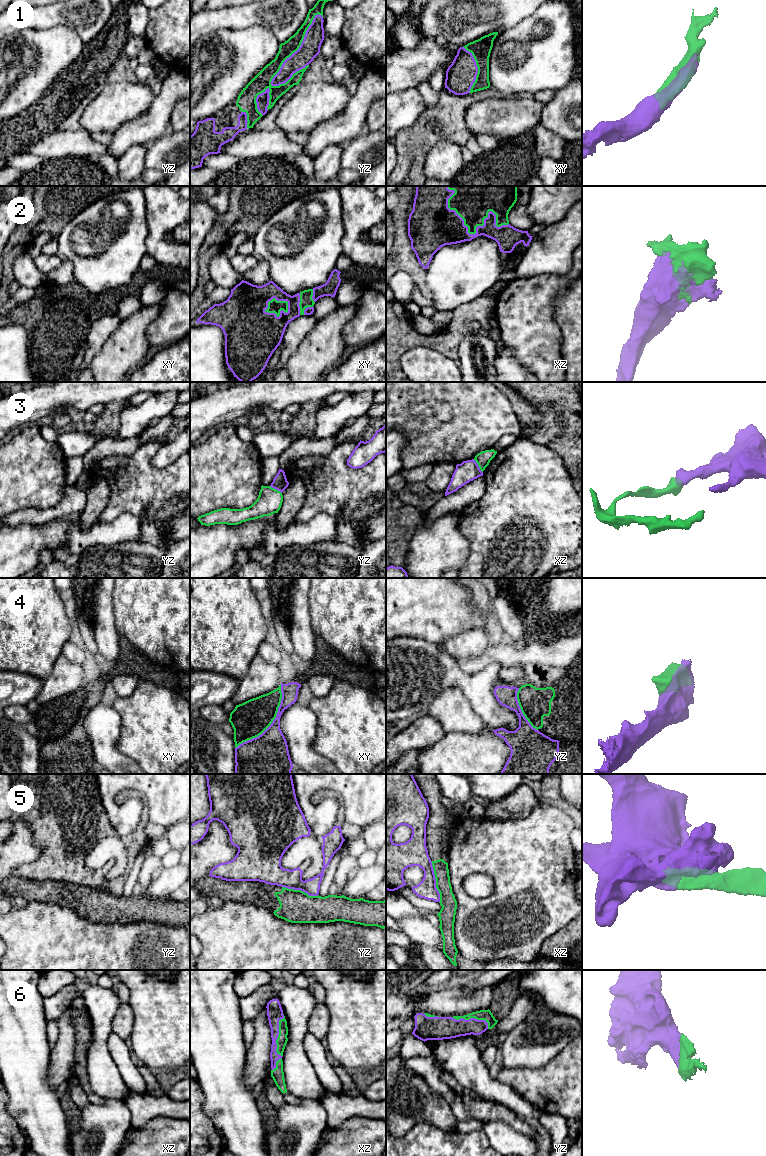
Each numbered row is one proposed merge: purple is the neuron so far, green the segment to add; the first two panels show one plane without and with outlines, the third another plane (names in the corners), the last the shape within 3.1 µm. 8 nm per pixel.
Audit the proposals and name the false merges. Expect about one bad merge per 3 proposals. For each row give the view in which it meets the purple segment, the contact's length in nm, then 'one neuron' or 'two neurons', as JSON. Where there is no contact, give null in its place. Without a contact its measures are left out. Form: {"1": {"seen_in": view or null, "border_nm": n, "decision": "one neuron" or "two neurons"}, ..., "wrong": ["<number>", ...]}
{"1": {"seen_in": "yz", "border_nm": 700, "decision": "one neuron"}, "2": {"seen_in": "xz", "border_nm": 600, "decision": "one neuron"}, "3": {"seen_in": "xz", "border_nm": 130, "decision": "two neurons"}, "4": {"seen_in": "xy", "border_nm": 650, "decision": "two neurons"}, "5": {"seen_in": "xz", "border_nm": 340, "decision": "two neurons"}, "6": {"seen_in": "xz", "border_nm": 460, "decision": "one neuron"}, "wrong": ["3", "4", "5"]}

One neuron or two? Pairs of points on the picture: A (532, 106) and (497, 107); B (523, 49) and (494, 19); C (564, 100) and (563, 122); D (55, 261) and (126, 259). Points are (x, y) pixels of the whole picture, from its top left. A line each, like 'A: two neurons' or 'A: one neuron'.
A: one neuron
B: two neurons
C: one neuron
D: two neurons

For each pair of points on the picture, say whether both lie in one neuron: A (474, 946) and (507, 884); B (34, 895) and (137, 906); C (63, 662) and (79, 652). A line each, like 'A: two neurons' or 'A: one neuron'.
A: one neuron
B: one neuron
C: two neurons

